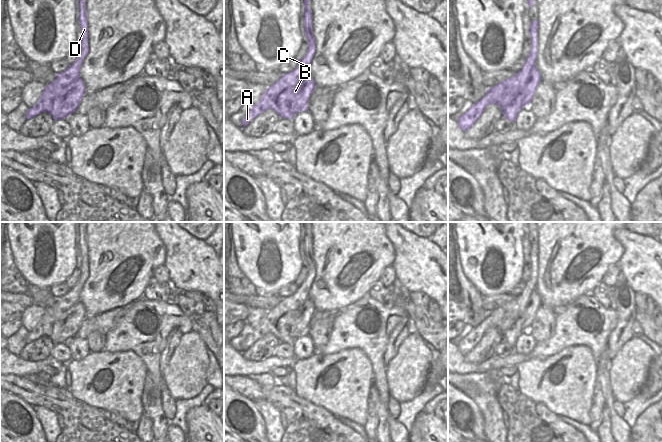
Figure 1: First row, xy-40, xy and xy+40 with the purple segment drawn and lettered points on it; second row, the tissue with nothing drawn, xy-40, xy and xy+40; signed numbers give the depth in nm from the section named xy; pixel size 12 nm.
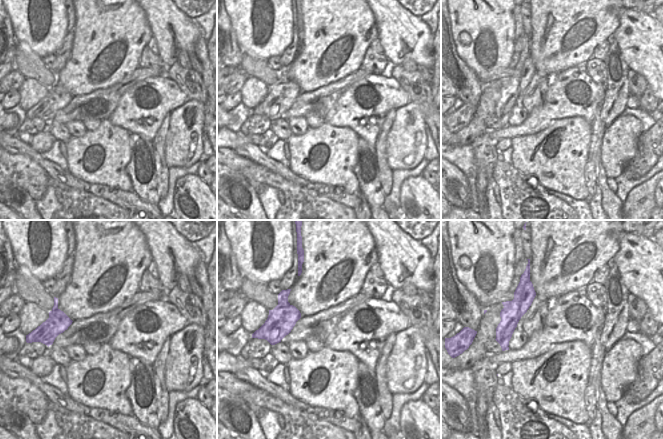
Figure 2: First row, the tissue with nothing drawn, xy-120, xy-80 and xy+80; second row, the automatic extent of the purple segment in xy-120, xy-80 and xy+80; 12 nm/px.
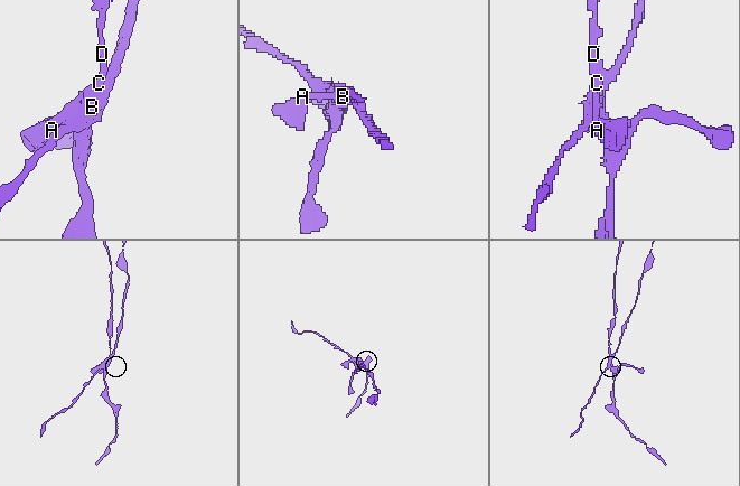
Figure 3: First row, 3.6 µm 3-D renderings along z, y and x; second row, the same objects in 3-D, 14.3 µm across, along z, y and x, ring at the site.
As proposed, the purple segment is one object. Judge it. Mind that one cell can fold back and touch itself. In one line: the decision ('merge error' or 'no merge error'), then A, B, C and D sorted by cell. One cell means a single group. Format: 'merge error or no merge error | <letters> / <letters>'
merge error | A B / C D

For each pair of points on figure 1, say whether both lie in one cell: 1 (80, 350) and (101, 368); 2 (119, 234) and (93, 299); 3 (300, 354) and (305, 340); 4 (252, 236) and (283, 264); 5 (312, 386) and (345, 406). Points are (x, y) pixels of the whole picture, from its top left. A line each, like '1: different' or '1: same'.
1: different
2: same
3: same
4: same
5: same

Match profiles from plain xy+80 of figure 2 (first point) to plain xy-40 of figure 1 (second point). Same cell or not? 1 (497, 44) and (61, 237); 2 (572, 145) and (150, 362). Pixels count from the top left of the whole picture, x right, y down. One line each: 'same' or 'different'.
1: same
2: different

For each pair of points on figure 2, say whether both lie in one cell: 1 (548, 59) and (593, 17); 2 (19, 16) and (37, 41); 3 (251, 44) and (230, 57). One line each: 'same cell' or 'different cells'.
1: same cell
2: same cell
3: different cells

